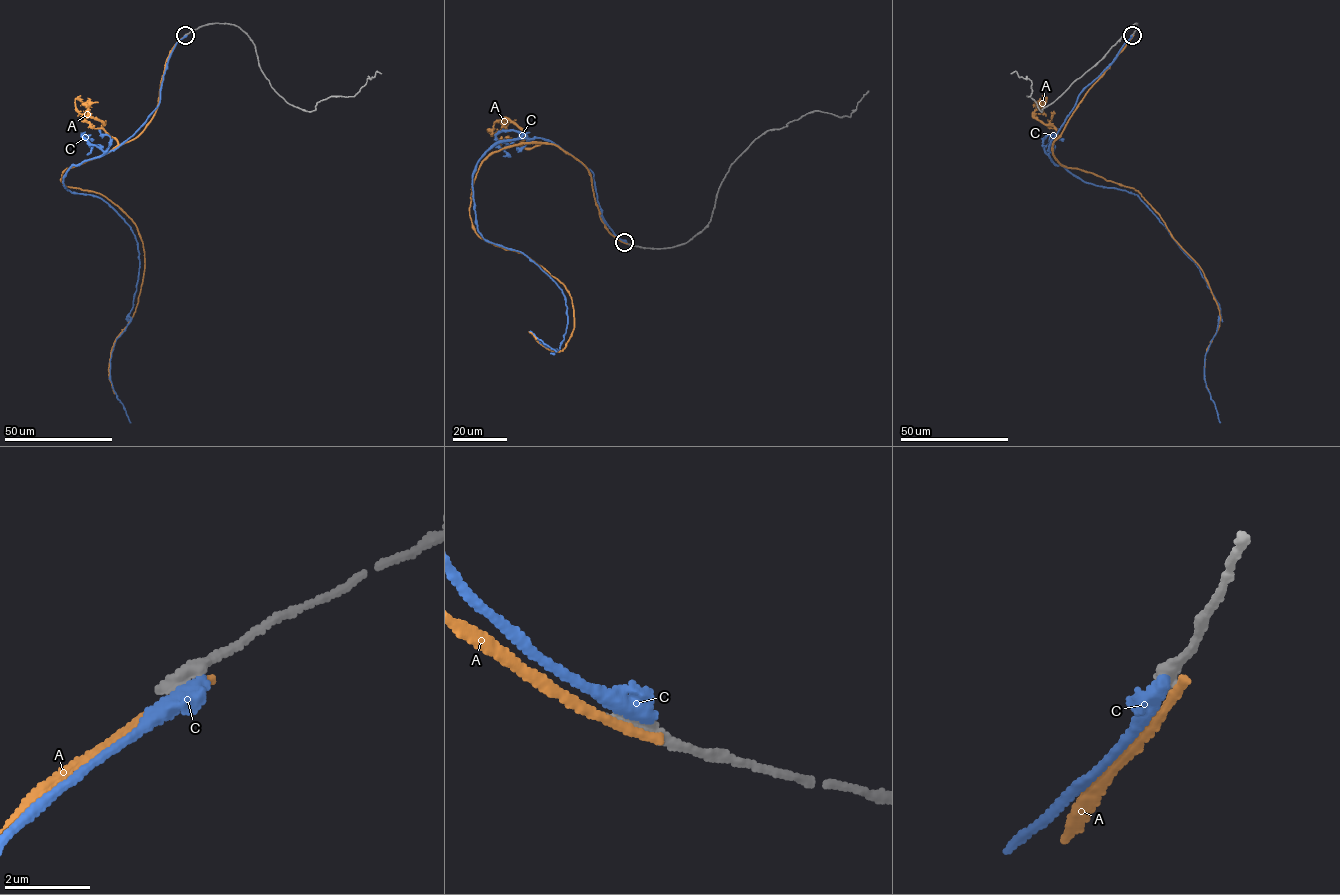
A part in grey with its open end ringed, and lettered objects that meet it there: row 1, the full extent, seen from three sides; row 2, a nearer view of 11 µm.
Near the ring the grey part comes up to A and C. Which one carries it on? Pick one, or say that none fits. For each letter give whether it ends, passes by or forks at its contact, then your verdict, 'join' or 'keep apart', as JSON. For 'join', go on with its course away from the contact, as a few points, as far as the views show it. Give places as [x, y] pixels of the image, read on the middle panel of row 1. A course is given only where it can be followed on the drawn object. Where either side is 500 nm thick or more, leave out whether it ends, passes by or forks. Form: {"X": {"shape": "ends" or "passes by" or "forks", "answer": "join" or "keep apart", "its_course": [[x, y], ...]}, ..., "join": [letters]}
{"A": {"shape": "ends", "answer": "keep apart"}, "C": {"answer": "keep apart"}, "join": []}

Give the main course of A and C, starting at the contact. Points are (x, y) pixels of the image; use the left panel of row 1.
A: (185, 35), (145, 128), (61, 180), (116, 204), (142, 243), (139, 300), (110, 355), (114, 393)
C: (186, 35), (146, 122), (63, 180), (101, 198), (135, 235), (131, 318), (110, 361), (130, 422)

